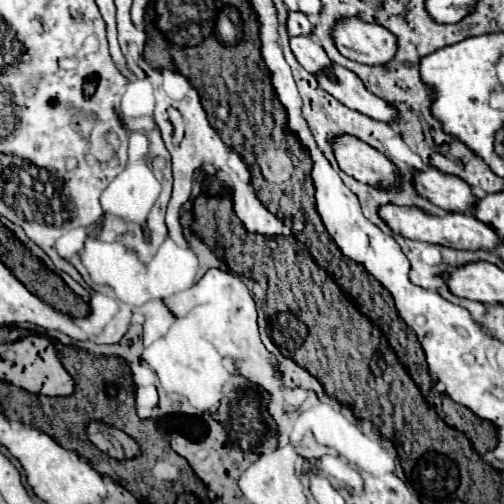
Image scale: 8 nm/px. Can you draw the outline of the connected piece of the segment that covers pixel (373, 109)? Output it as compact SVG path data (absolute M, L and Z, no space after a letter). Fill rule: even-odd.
M334 64L330 70L326 70L324 74L316 76L320 86L332 94L336 100L340 100L344 106L370 116L372 120L378 122L394 122L394 108L390 108L390 104L386 104L386 100L374 96L364 84L362 80L358 80L358 76L338 64Z

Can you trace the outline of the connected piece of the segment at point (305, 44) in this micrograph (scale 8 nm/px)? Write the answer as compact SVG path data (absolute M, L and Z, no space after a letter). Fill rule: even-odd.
M296 36L290 38L290 48L294 52L294 56L298 58L298 62L310 72L322 72L322 68L330 68L330 64L334 64L332 60L326 58L326 52L320 44L316 44L310 36Z

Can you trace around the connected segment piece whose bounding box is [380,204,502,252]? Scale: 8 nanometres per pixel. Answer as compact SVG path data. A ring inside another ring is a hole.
M386 204L380 208L380 218L386 220L386 224L396 232L402 234L410 240L422 240L430 244L442 244L458 250L494 250L494 244L502 240L494 228L486 228L478 218L470 214L456 214L456 212L446 212L446 214L426 214L420 208L400 208L394 204Z

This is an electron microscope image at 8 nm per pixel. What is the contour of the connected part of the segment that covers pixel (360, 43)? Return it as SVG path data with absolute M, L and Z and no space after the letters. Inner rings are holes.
M344 18L336 24L334 42L340 54L360 64L388 64L398 48L396 36L378 24L362 22L360 18Z

